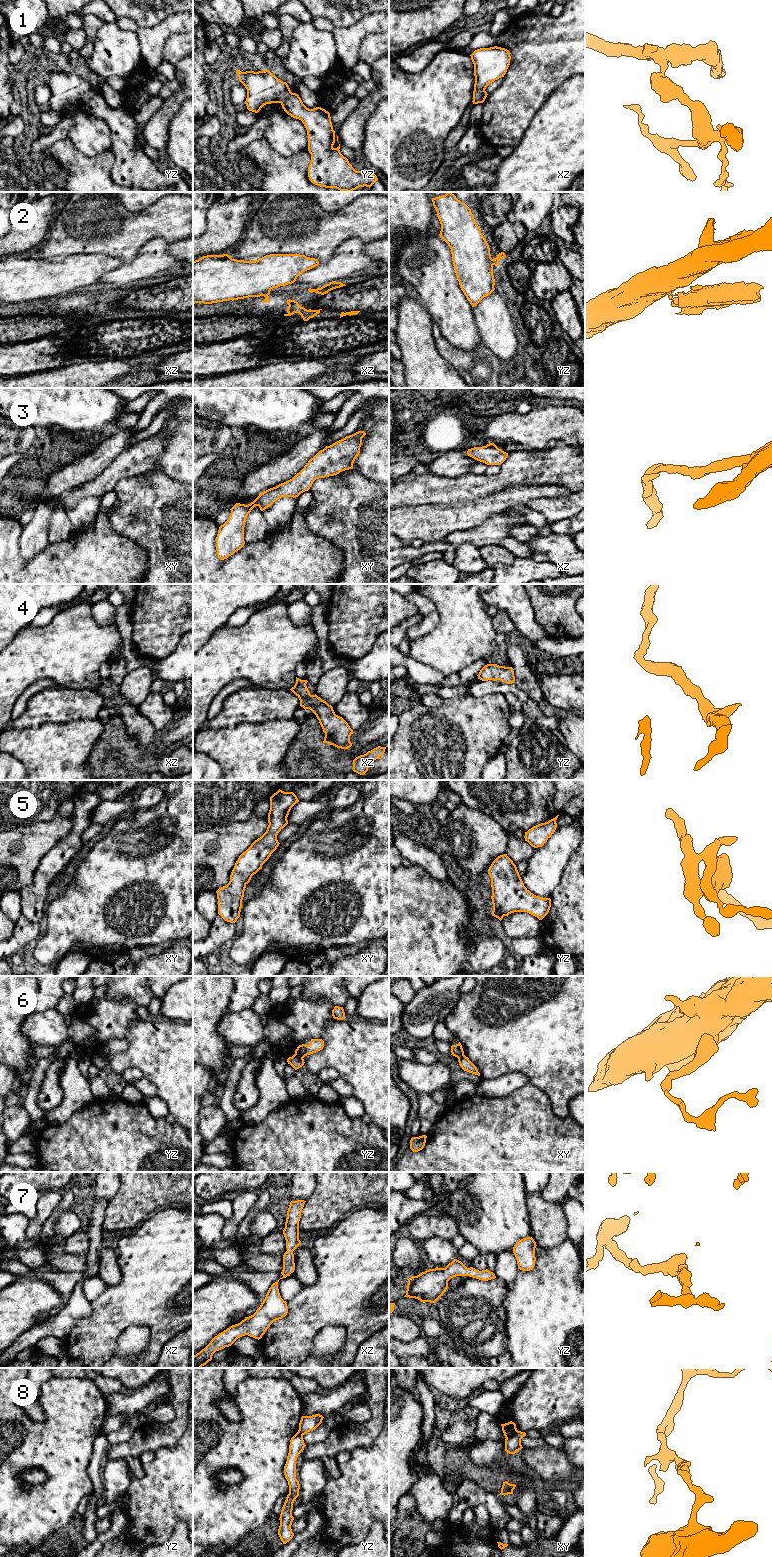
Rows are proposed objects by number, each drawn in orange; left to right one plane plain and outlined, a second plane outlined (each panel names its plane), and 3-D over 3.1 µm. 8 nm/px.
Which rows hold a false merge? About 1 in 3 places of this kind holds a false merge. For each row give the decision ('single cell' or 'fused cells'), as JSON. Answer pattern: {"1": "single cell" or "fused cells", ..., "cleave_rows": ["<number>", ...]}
{"1": "single cell", "2": "fused cells", "3": "single cell", "4": "single cell", "5": "single cell", "6": "fused cells", "7": "single cell", "8": "fused cells", "cleave_rows": ["2", "6", "8"]}

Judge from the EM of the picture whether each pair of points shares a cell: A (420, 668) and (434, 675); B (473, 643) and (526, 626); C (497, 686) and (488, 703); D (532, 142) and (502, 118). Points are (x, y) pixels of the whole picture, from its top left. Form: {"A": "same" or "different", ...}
{"A": "same", "B": "different", "C": "different", "D": "different"}

